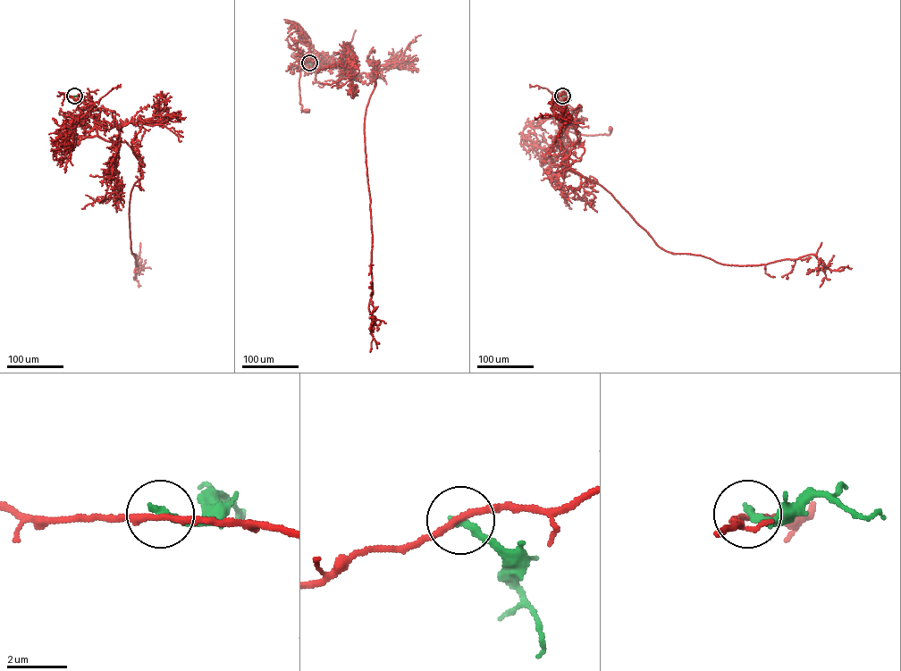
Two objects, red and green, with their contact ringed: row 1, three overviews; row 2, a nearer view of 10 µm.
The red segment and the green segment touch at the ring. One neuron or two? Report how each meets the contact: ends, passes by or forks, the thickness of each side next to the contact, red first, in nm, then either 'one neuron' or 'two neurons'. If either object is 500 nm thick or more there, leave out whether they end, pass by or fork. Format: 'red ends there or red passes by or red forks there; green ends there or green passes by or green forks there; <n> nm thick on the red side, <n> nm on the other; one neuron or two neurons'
red passes by; green ends there; 200 nm thick on the red side, 280 nm on the other; two neurons

